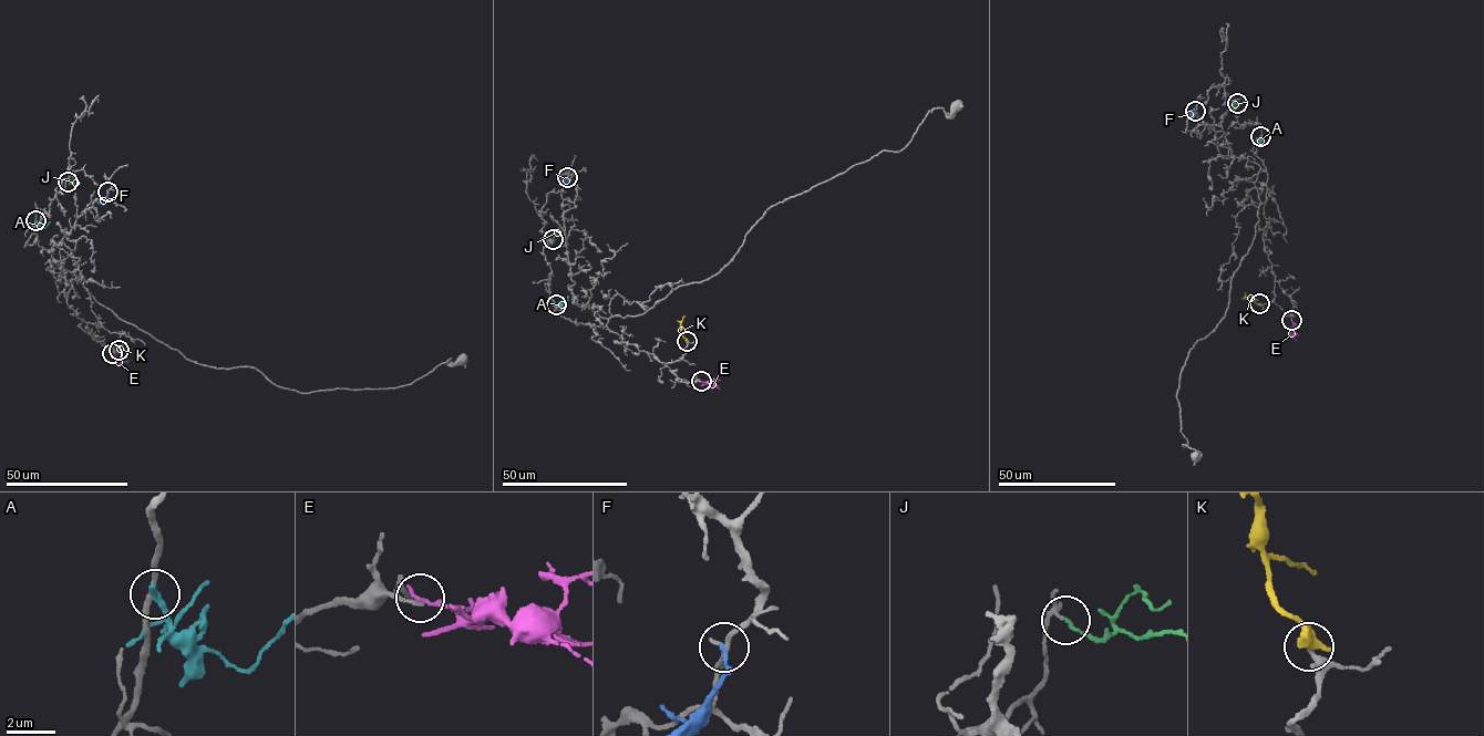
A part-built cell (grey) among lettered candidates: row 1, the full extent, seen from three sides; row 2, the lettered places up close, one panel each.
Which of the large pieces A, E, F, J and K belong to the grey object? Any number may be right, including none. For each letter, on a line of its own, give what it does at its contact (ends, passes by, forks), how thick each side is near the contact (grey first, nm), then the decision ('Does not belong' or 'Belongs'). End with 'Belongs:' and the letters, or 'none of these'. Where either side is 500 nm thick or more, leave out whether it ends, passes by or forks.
A: It ends there. Thickness 240 nm (grey) against 320 nm. Does not belong
E: It ends there. Thickness 160 nm (grey) against 200 nm. Does not belong
F: It ends there. Thickness 190 nm (grey) against 150 nm. Does not belong
J: It ends there. Thickness 150 nm (grey) against 120 nm. Belongs
K: Thickness 240 nm (grey) against 550 nm. Belongs
Belongs: J, K

